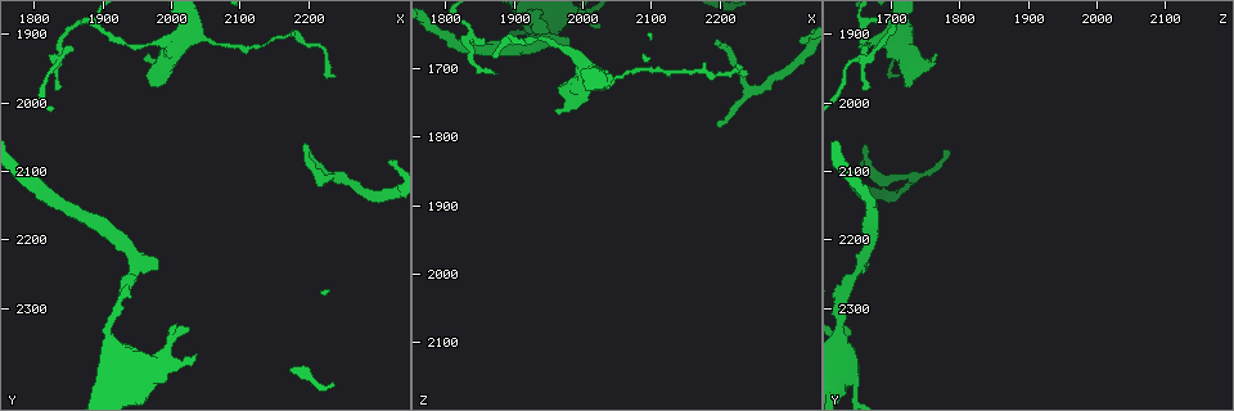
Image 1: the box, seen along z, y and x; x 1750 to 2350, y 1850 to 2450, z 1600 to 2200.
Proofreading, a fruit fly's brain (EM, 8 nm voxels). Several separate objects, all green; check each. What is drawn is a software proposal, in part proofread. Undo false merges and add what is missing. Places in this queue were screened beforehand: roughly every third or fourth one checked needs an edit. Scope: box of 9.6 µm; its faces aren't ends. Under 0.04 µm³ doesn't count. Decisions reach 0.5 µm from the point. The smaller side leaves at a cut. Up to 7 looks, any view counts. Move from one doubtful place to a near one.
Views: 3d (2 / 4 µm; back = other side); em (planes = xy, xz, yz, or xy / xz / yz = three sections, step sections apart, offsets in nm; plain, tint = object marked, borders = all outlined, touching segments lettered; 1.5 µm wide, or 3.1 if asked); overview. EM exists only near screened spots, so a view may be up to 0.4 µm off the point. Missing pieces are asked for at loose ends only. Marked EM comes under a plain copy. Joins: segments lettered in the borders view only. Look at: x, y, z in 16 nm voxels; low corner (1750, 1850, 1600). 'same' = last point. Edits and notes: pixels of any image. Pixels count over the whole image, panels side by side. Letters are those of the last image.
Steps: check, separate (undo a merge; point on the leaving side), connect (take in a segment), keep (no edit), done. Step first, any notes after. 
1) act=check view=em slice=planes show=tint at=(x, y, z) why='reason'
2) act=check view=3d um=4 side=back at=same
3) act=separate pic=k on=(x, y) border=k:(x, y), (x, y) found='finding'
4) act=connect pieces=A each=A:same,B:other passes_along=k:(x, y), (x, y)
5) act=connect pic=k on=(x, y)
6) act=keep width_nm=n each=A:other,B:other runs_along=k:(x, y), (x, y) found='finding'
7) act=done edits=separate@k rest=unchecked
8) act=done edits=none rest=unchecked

act=check view=em slice=planes show=tint at=(2200, 2070, 1780) why='an open end'

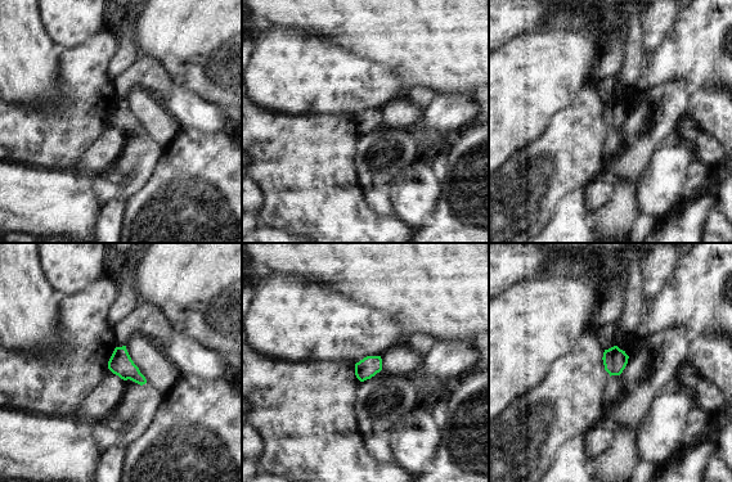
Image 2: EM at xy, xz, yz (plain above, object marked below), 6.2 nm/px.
act=check view=em slice=planes show=borders at=same why='see the neighbours'

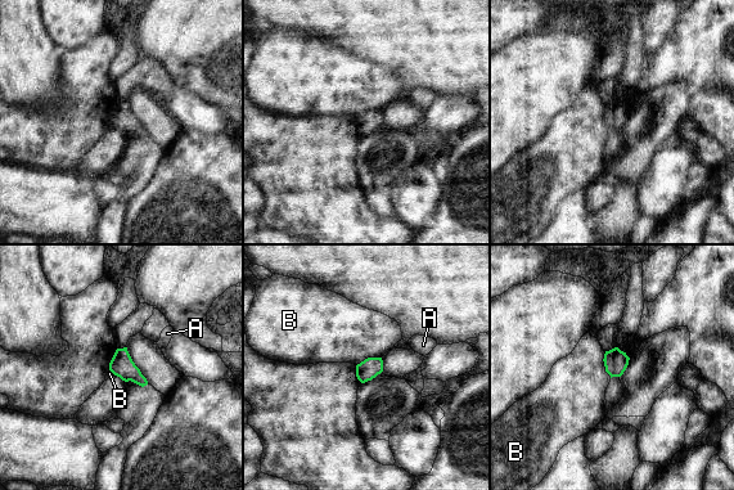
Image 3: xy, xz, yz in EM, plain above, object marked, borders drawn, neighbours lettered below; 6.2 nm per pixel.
act=keep each=A:other,B:other border=3:(604, 351), (604, 371), (611, 377) found='no lettered segment goes on from it'

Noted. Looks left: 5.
act=check view=3d um=2 at=(2190, 2060, 1665) why='an open end'

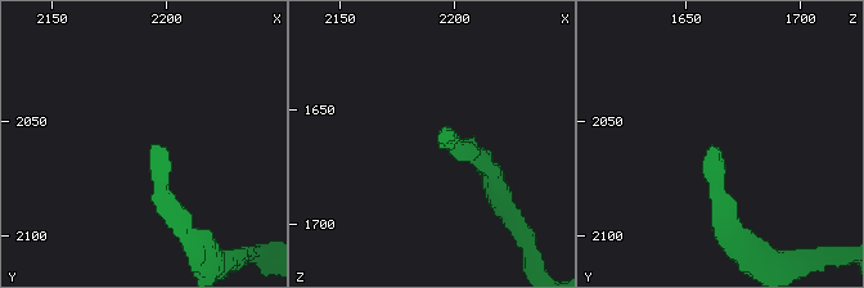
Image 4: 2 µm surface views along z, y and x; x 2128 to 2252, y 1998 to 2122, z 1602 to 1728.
act=check view=em slice=yz step=8 show=tint at=(2192, 2061, 1665) why='shape alone is not enough'

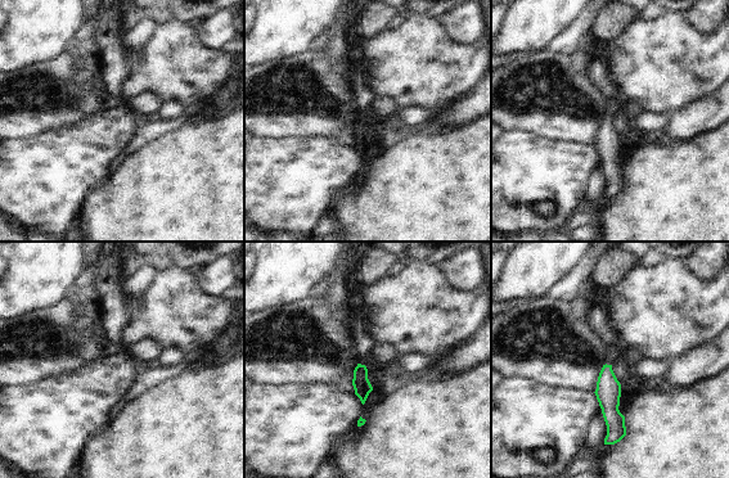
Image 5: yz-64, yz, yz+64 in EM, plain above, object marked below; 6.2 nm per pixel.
act=check view=em slice=yz step=8 show=borders at=same why='see the neighbours'

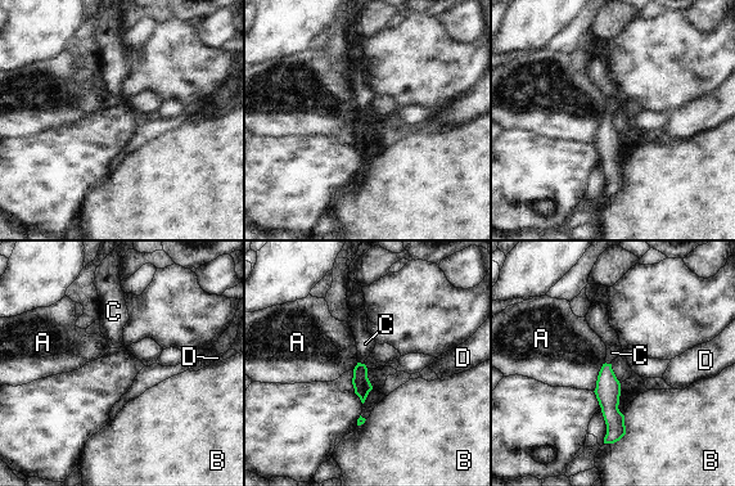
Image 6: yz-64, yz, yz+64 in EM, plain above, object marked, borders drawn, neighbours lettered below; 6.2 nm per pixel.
act=connect pieces=C width_nm=110 each=A:other,B:other,C:same,D:other passes_along=6:(360, 381), (360, 363), (365, 343) found='the cell continues'

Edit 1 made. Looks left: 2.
act=done edits=connect@6 rest=unchecked

